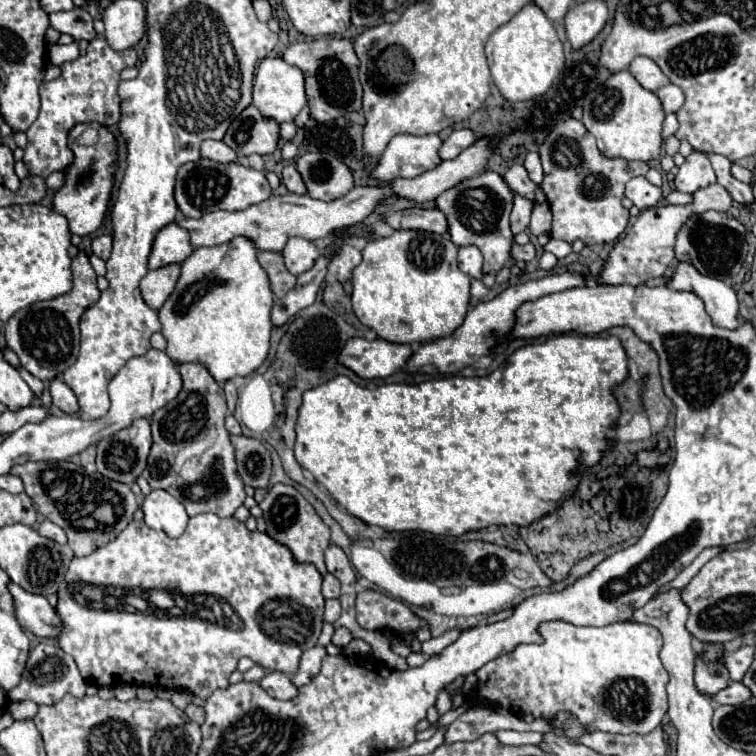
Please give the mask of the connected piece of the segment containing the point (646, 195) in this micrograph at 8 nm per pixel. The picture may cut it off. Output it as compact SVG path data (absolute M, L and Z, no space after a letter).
M634 177L634 179L626 185L626 197L628 197L640 211L644 211L644 209L654 207L654 205L660 201L662 193L660 193L660 187L650 185L650 183L646 181L646 177Z

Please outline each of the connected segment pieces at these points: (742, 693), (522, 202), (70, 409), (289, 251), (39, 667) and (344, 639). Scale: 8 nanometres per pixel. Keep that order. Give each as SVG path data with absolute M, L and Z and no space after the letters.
M730 683L726 689L722 689L716 697L714 697L714 703L720 703L720 705L740 705L744 701L748 701L752 697L752 693L748 691L748 687L744 683Z
M520 195L514 197L514 207L510 213L510 229L514 235L518 235L520 231L524 231L530 223L530 211L532 211L532 203Z
M60 377L50 381L50 393L52 393L52 403L58 409L62 409L64 413L78 413L80 411L76 395L72 393L72 389Z
M300 237L288 239L282 255L284 255L284 261L286 261L286 269L292 275L300 275L300 273L308 271L316 263L316 259L320 257L318 247L312 241L300 239Z
M40 643L34 647L34 651L28 657L22 681L16 689L12 689L8 693L8 697L12 701L22 701L22 699L32 699L38 705L52 705L56 701L60 701L66 693L72 693L74 697L84 697L86 691L86 681L82 679L72 655L64 653L60 647L56 645L48 645L48 643Z
M338 627L338 629L334 631L334 635L332 635L332 643L334 643L336 647L340 647L340 649L344 649L350 641L352 641L352 635L350 635L350 631L348 631L346 627Z

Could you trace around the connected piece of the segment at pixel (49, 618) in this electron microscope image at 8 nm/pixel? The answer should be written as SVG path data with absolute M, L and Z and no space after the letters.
M10 583L8 591L14 597L16 619L24 629L38 637L56 637L60 633L62 621L44 595L28 593L16 583Z

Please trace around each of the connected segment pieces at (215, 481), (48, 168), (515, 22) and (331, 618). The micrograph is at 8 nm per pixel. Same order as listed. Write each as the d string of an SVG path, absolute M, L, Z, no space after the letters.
M184 363L178 367L178 373L182 375L182 391L172 403L164 405L150 417L152 449L150 449L144 477L152 489L164 489L172 497L176 497L186 507L190 517L200 513L232 517L234 511L244 503L246 493L244 493L244 483L236 471L236 459L234 459L234 447L230 443L230 433L224 427L224 417L228 413L224 389L198 363Z
M92 39L88 51L78 59L62 65L62 75L54 81L40 85L40 115L26 131L28 145L24 149L24 165L30 175L48 177L54 171L64 171L72 163L74 155L68 147L68 133L76 123L100 123L112 127L120 119L120 97L116 93L120 83L120 71L128 65L136 65L138 55L134 49L114 51L106 39Z
M528 3L510 23L502 25L486 43L486 57L494 85L508 101L528 101L544 95L564 72L564 51L552 21Z
M328 599L326 601L326 609L324 609L324 621L326 623L334 623L340 617L340 601L338 599Z

